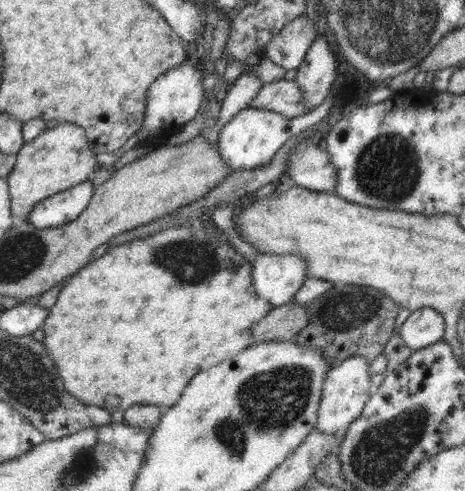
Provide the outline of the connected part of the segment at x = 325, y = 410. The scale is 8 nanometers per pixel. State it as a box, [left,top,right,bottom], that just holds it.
[316,357,375,436]

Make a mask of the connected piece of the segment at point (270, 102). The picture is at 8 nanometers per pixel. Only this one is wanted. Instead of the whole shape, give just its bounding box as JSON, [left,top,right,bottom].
[248,79,307,117]

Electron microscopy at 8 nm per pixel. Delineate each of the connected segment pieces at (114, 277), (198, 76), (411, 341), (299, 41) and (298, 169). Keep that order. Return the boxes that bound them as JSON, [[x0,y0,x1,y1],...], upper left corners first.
[[42,225,273,413],[136,60,207,150],[397,308,445,351],[266,11,318,70],[284,136,337,194]]

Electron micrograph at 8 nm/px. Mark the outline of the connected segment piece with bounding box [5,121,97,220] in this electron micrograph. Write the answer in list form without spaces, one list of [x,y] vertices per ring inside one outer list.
[[[67,121],[60,122],[55,128],[46,128],[34,140],[24,142],[16,155],[15,167],[5,179],[9,186],[12,214],[14,218],[24,220],[36,203],[86,182],[97,165],[97,154],[92,152],[83,128]]]

